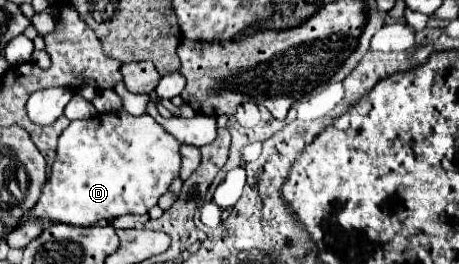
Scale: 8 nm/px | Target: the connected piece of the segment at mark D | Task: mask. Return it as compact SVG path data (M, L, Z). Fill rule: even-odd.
M119 111L71 121L59 137L51 177L31 215L81 227L127 213L143 215L157 205L157 199L179 175L179 145L151 115L133 117Z

